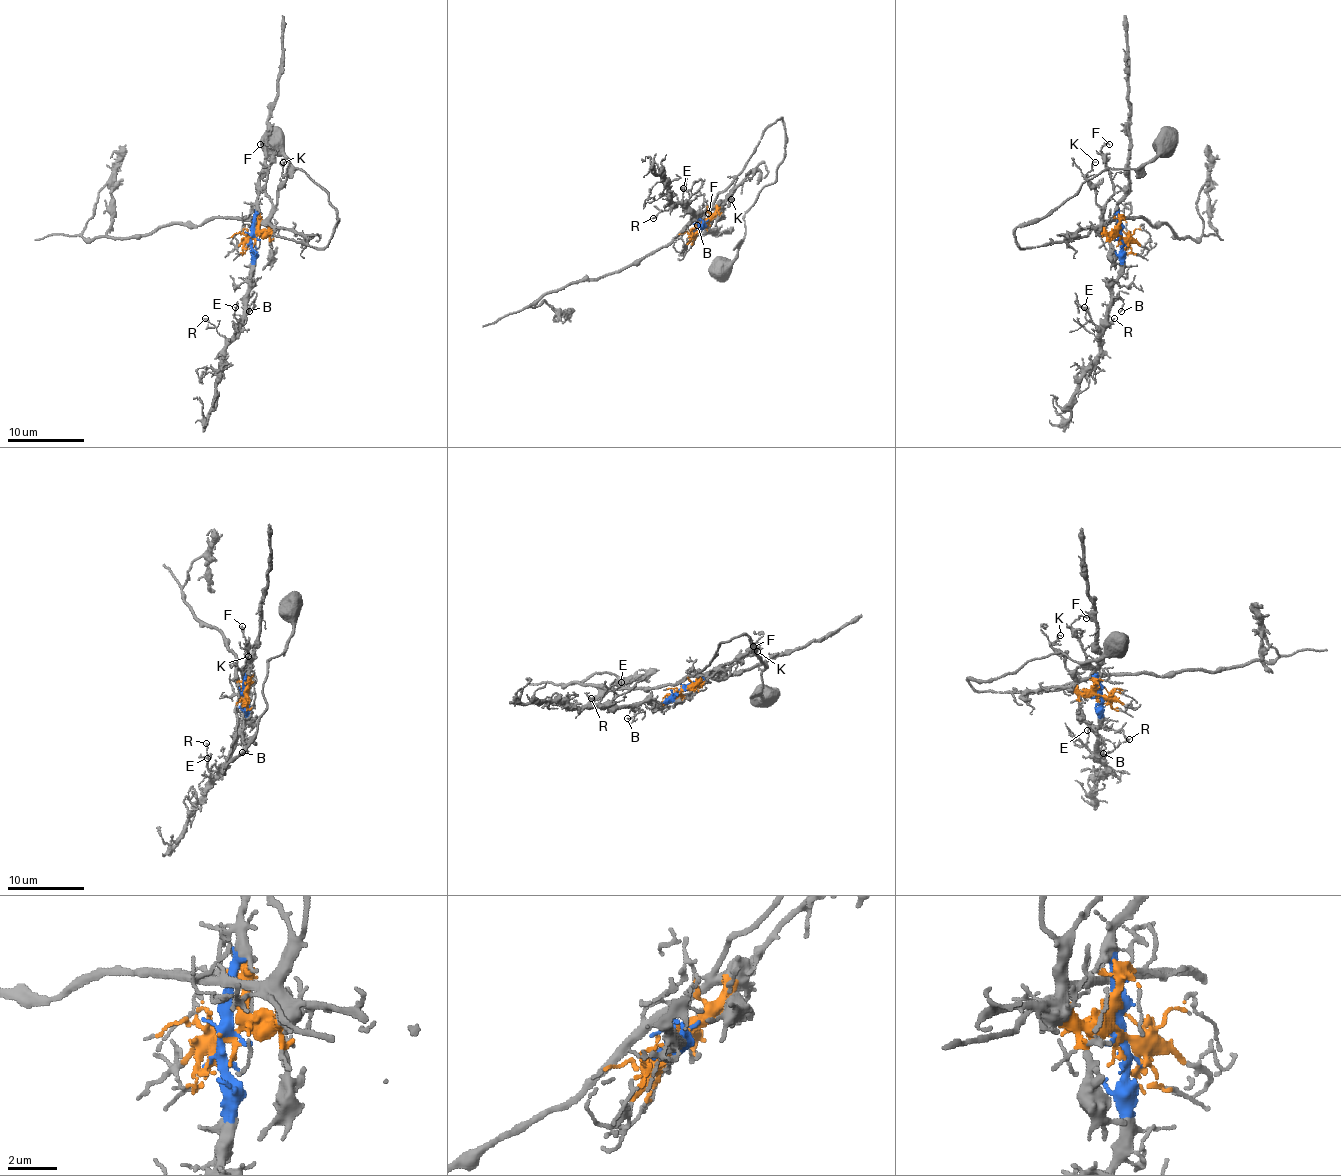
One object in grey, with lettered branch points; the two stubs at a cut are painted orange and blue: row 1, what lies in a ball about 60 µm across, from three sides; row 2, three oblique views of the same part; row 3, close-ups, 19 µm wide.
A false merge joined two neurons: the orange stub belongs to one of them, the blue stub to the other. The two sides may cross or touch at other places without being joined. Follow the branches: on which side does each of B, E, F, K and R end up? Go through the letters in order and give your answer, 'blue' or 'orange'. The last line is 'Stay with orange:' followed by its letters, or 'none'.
B: blue
E: blue
F: orange
K: orange
R: blue
Stay with orange: F, K

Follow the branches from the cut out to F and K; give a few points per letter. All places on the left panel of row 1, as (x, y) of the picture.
F: (252, 237), (263, 235), (269, 225), (271, 202), (265, 193), (265, 181), (273, 151), (263, 143), (260, 145)
K: (252, 237), (263, 235), (269, 225), (269, 212), (277, 202), (277, 187), (284, 179), (282, 162)

